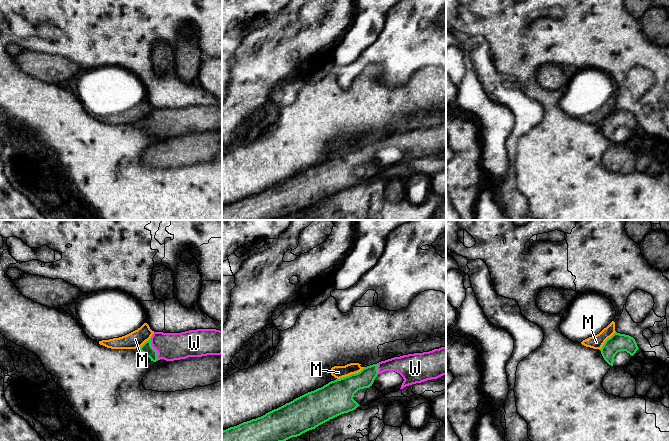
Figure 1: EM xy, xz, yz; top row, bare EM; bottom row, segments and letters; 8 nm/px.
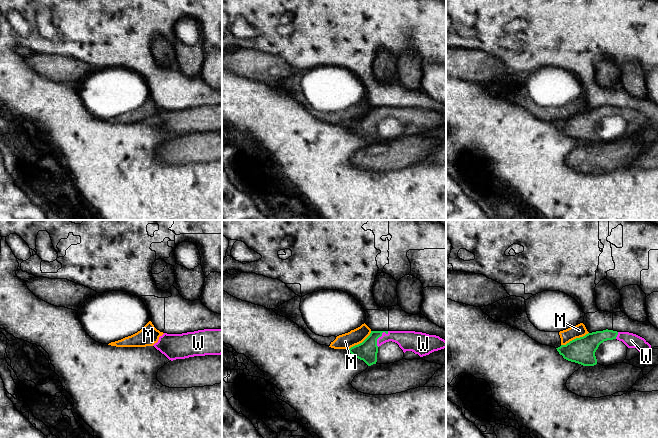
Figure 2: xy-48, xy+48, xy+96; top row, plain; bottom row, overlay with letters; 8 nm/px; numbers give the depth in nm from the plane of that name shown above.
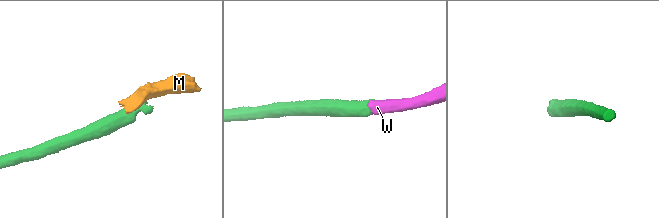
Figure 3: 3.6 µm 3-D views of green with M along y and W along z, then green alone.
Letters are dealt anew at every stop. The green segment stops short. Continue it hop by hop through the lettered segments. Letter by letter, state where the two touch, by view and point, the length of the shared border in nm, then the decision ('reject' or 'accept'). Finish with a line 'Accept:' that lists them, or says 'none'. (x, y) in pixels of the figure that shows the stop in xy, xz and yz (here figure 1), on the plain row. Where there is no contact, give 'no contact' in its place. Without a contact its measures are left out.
M: xz (351, 150) | 260 nm | reject
W: xy (153, 124) | 200 nm | accept
Accept: W

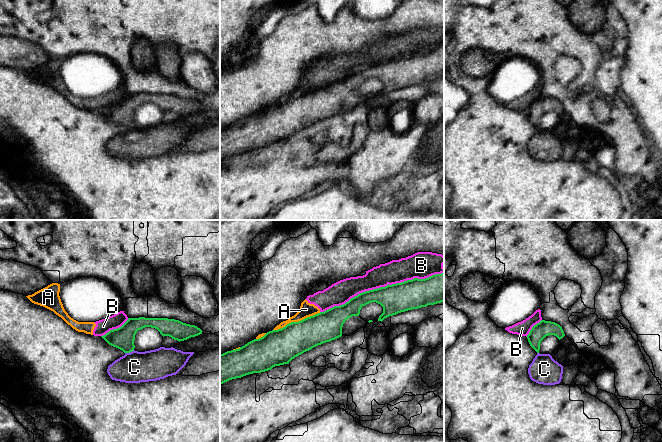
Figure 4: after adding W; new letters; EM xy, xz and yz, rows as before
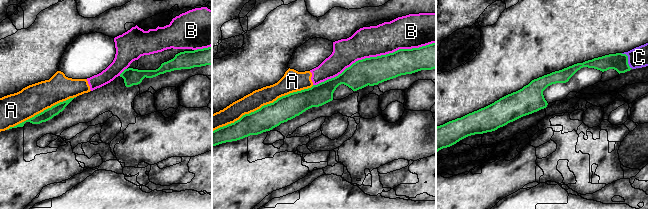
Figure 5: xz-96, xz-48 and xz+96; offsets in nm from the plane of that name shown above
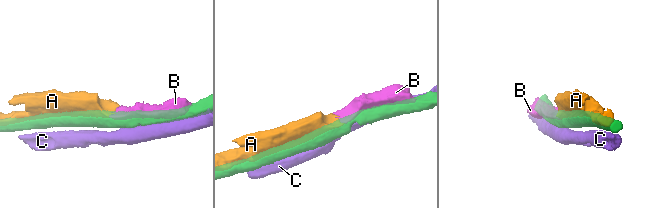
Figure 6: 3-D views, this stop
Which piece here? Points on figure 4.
A: xz (296, 98) | 420 nm | reject
B: xz (381, 63) | 1050 nm | reject
C: xy (129, 128) | 80 nm | reject
Accept: none

